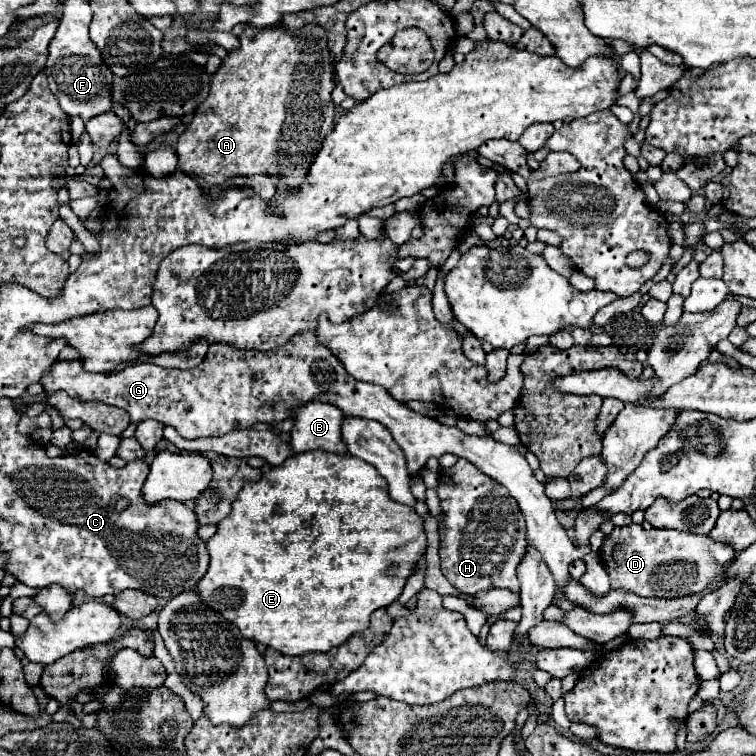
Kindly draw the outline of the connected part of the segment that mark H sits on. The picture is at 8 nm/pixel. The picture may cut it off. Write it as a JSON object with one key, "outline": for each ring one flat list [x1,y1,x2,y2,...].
{"outline":[[458,461,454,467,442,473,446,481,438,483,438,499,442,509,442,523,440,523,440,559,442,559,442,573,444,577,464,595,474,595,482,589,496,589,506,587,510,591,520,591,520,583,516,579,516,567,526,551,526,525,524,517,518,509,518,503,496,483,488,479,484,473,476,471,472,463]]}

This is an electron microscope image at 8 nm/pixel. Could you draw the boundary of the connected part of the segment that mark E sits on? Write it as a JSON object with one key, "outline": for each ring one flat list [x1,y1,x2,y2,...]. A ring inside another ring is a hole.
{"outline":[[326,451,294,453,282,465,266,471,260,481,244,483,238,497,232,501,230,515,224,521,218,523,218,531,208,541,210,567,208,567,208,573,198,583,196,591,200,593,204,603,208,603,214,611,224,615,228,621,232,621,244,637,248,637,256,643,264,643,268,647,284,651,284,655,304,655,304,653,310,653,310,651,328,653,332,647,342,645,354,633,364,631,370,623,370,615,376,609,388,607,390,603,394,603,400,597,408,577,414,573,418,561,426,553,426,547,428,547,428,541,426,541,422,517,412,507,400,505,400,503,390,499,386,479,380,477,378,471,372,465,364,463,362,459,358,459,354,455,332,455,332,453,326,453],[390,567,396,569,394,575,388,573]]}

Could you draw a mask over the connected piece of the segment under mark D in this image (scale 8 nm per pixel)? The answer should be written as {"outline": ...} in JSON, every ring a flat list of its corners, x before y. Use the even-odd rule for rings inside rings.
{"outline":[[632,523,628,527,614,527,614,531,604,537,604,543,600,547,600,557,610,575,612,589,626,589,640,597,676,599,676,597,688,597,688,595,696,595,696,593,710,589,716,579,724,577,730,563,736,559,736,551,730,545,712,541,712,537,708,537,708,535,670,531,670,529,646,531,640,525]]}

